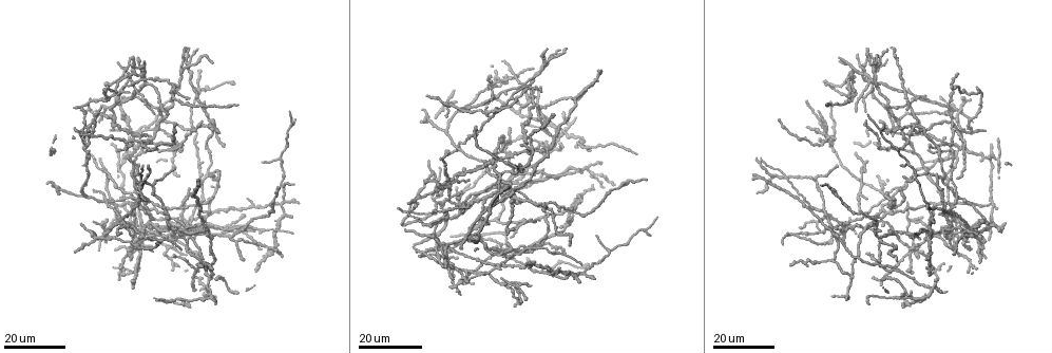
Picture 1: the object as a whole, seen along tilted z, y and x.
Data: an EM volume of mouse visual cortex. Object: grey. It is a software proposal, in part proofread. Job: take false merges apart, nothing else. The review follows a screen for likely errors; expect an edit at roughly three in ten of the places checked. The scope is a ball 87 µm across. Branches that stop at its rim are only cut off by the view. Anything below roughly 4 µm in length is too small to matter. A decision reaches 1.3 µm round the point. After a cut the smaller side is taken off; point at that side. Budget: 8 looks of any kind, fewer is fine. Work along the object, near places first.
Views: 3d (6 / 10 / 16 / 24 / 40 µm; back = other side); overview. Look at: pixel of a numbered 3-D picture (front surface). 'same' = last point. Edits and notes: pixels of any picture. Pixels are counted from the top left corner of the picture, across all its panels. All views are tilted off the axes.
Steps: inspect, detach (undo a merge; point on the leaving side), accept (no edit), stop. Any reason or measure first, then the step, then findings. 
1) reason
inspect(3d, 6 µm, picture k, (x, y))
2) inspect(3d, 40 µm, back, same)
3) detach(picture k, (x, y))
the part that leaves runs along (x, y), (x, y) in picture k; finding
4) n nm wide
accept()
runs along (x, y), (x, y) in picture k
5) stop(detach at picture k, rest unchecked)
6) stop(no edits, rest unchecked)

three-way junction
inspect(3d, 24 µm, picture 1, (920, 244))

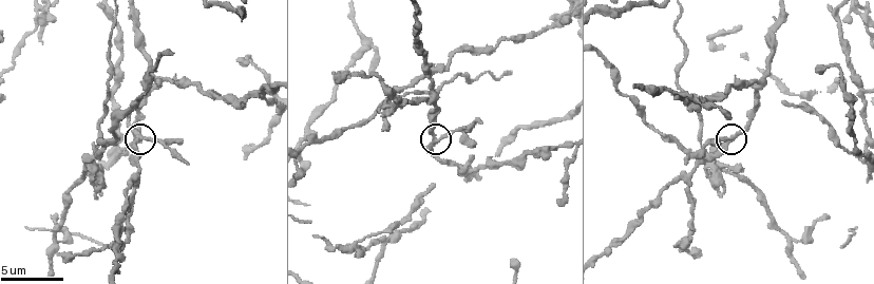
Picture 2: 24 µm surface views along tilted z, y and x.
zoom in
inspect(3d, 10 µm, picture 2, (138, 139))

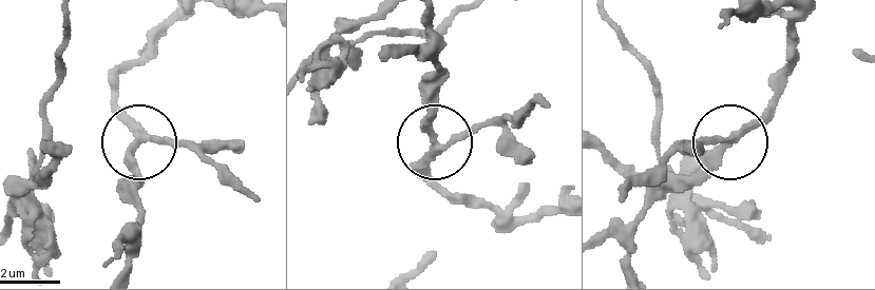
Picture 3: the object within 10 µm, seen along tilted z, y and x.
side arm 7 µm
accept()
runs along (170, 14), (158, 44), (117, 90), (135, 137), (187, 139) in picture 3; all the same cell

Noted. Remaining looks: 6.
two arms in line, one across
inspect(3d, 16 µm, picture 2, (261, 91))

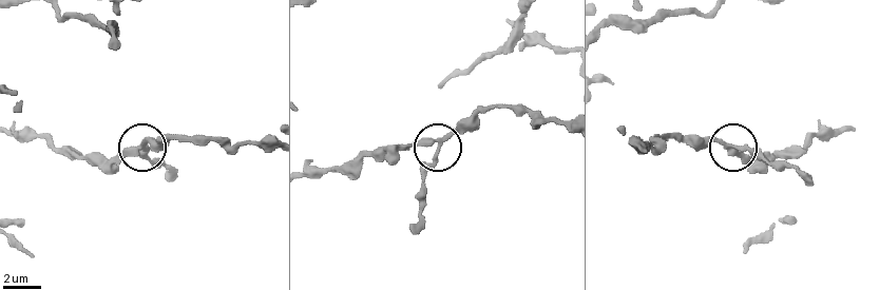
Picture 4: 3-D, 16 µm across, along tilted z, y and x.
240 nm wide
accept()
runs along (848, 130), (774, 156), (734, 147), (779, 167) in picture 4; one cell here

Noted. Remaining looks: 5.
a fork
inspect(3d, 16 µm, picture 1, (940, 178))

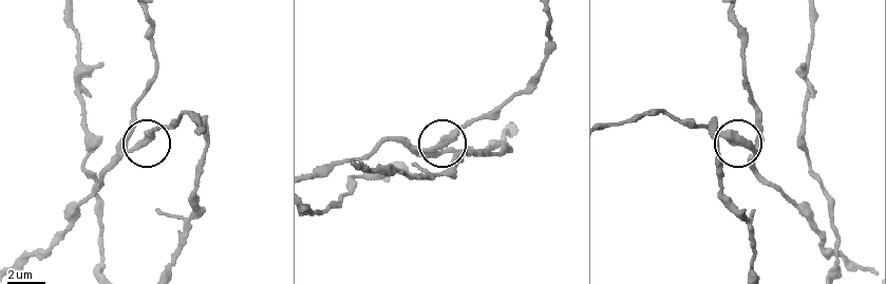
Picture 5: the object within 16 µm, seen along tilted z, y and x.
inspect(3d, 10 µm, picture 5, (751, 146))

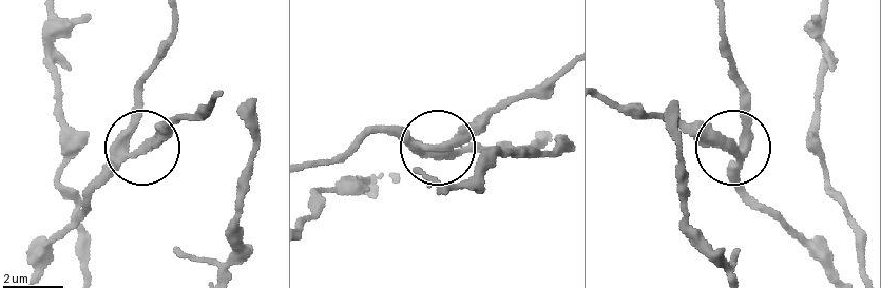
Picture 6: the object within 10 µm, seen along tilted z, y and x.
from behind
inspect(3d, 10 µm, back, picture 6, (735, 149))

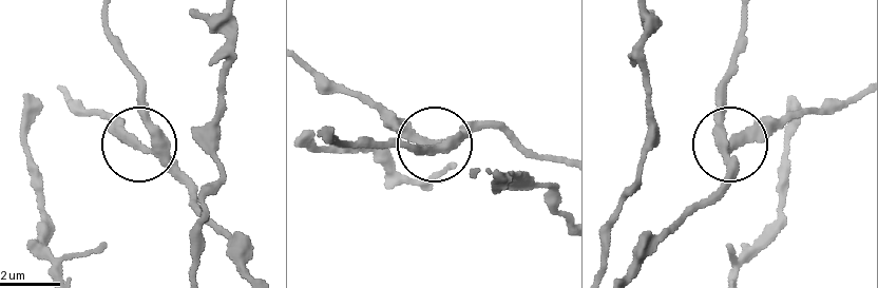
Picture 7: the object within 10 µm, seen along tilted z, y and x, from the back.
290 nm wide
accept()
runs along (244, 271), (232, 243), (209, 228), (146, 147), (141, 74) in picture 7; all the same cell

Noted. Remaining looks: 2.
four or more arms meet
inspect(3d, 24 µm, picture 1, (456, 147))

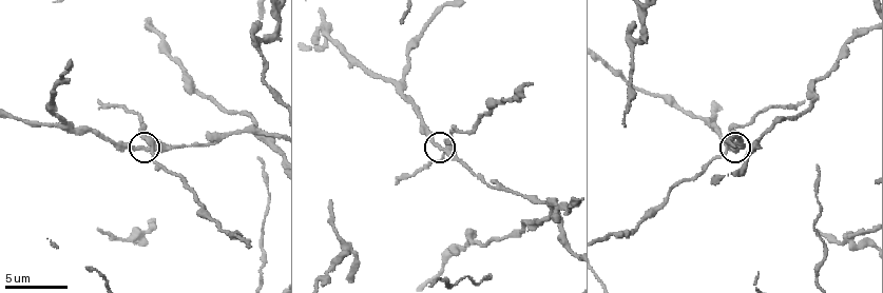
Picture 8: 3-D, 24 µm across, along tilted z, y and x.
inspect(3d, 10 µm, picture 8, (441, 149))

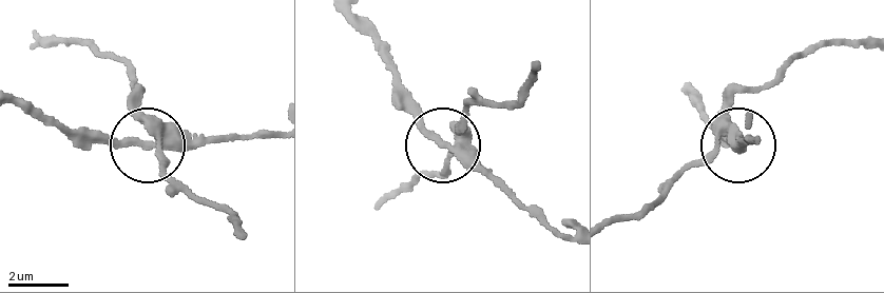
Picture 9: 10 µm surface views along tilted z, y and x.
side arm 89 µm
detach(picture 9, (131, 93))
the part that leaves runs along (157, 131), (172, 176), (228, 213), (241, 232) in picture 9; a second cell is stuck on

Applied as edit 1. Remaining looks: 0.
stop(detach at picture 9, rest unchecked)

